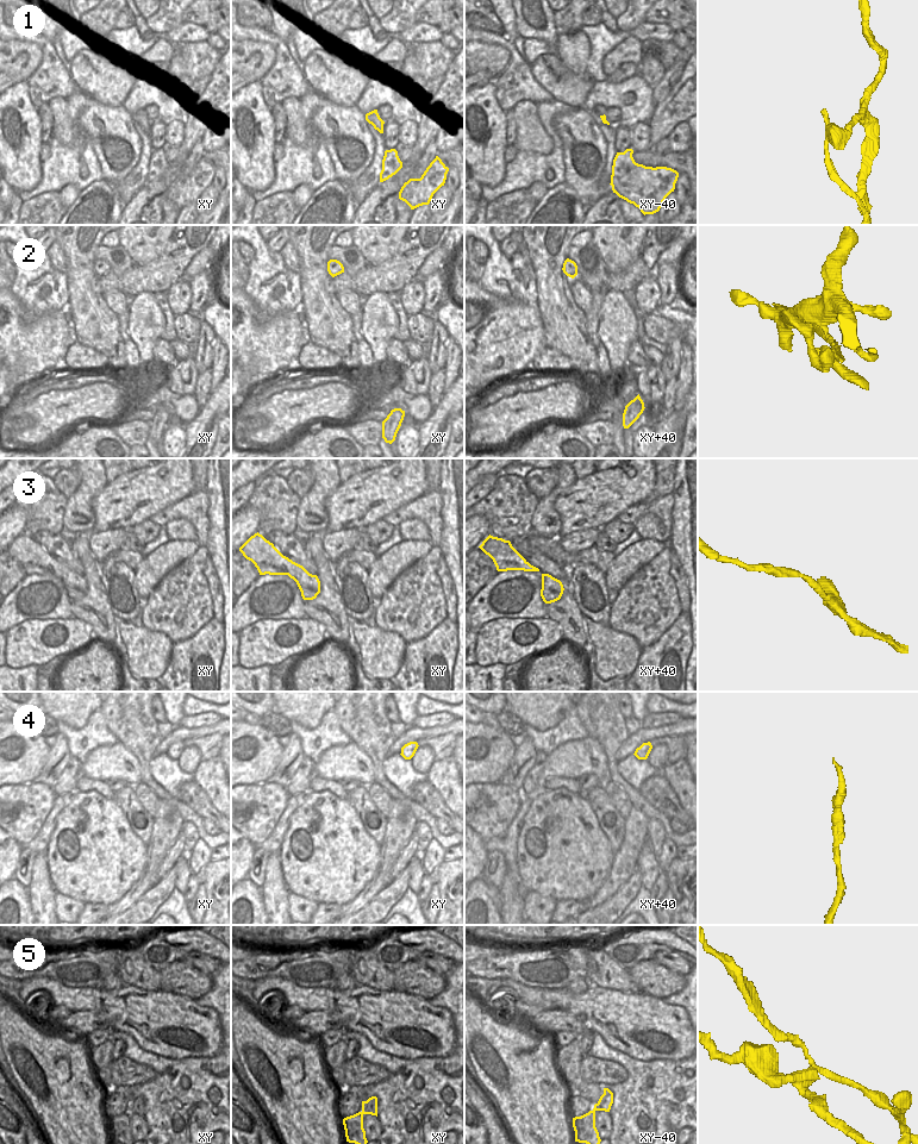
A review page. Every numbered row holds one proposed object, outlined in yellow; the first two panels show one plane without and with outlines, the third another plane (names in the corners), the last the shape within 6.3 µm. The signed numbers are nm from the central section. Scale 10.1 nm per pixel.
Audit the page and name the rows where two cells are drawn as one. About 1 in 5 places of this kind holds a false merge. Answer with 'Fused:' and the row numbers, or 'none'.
Fused: 1, 2, 5

